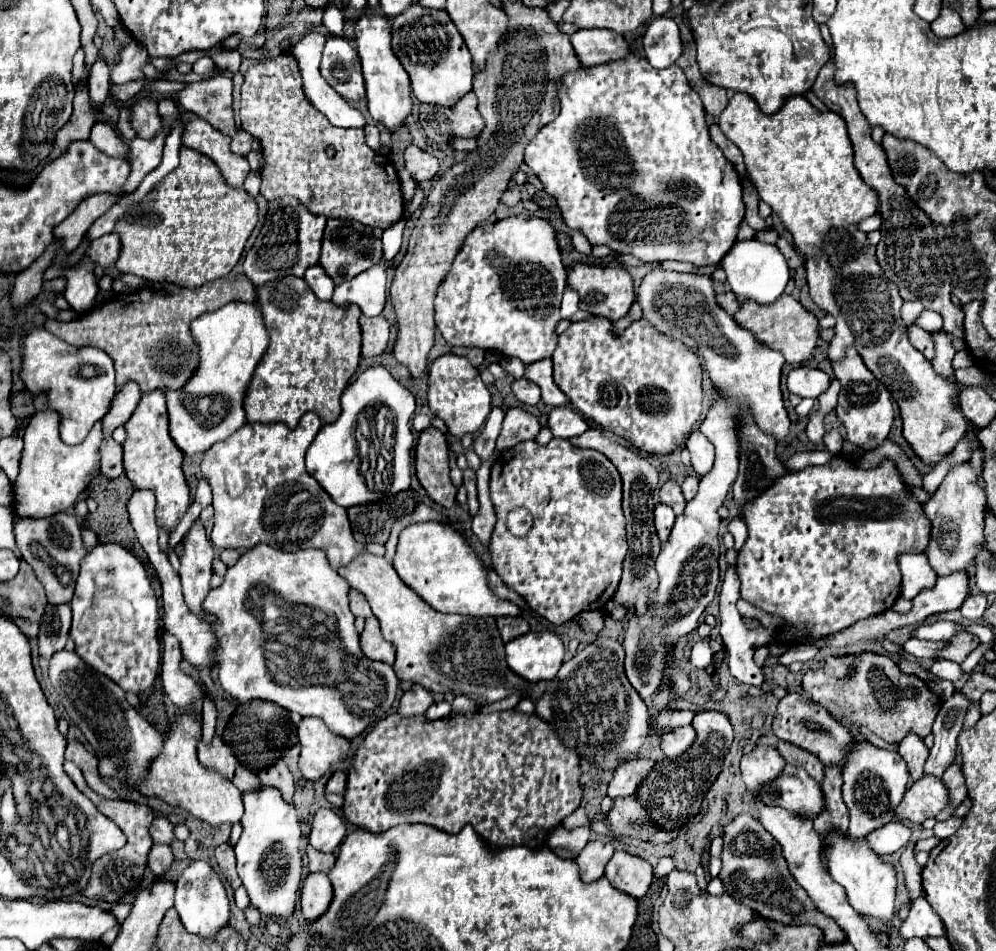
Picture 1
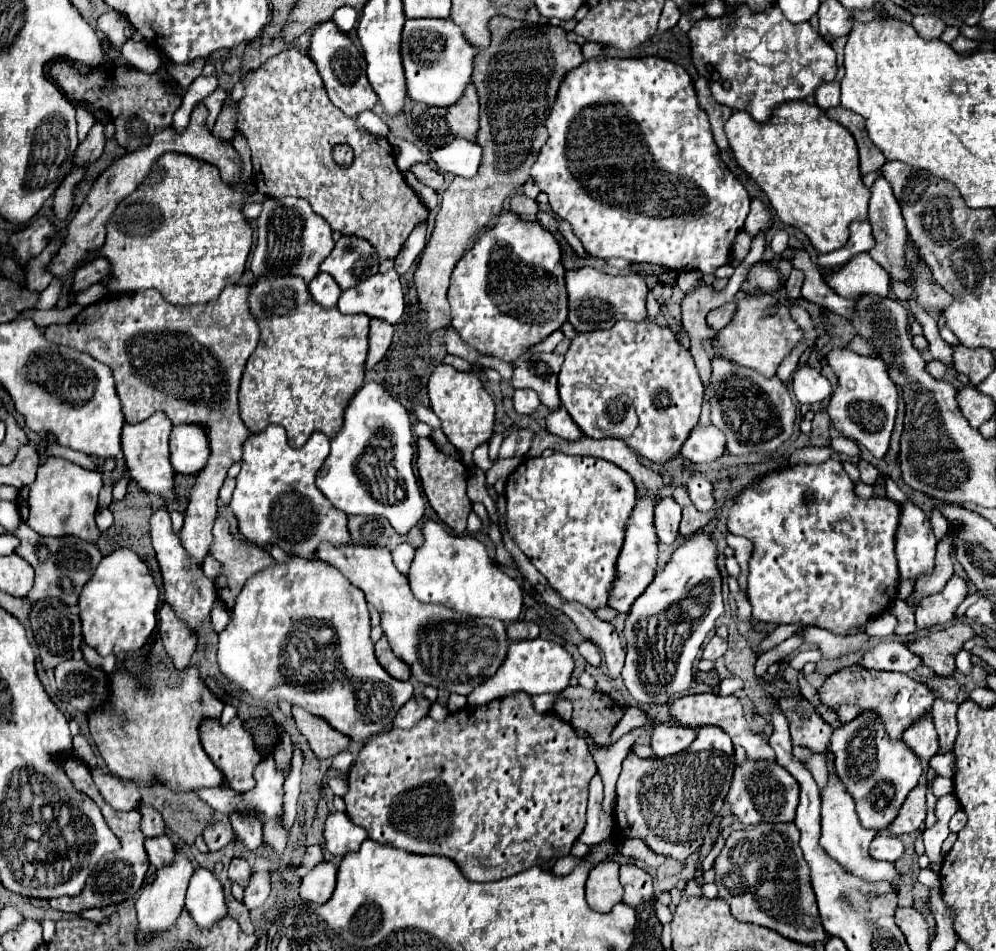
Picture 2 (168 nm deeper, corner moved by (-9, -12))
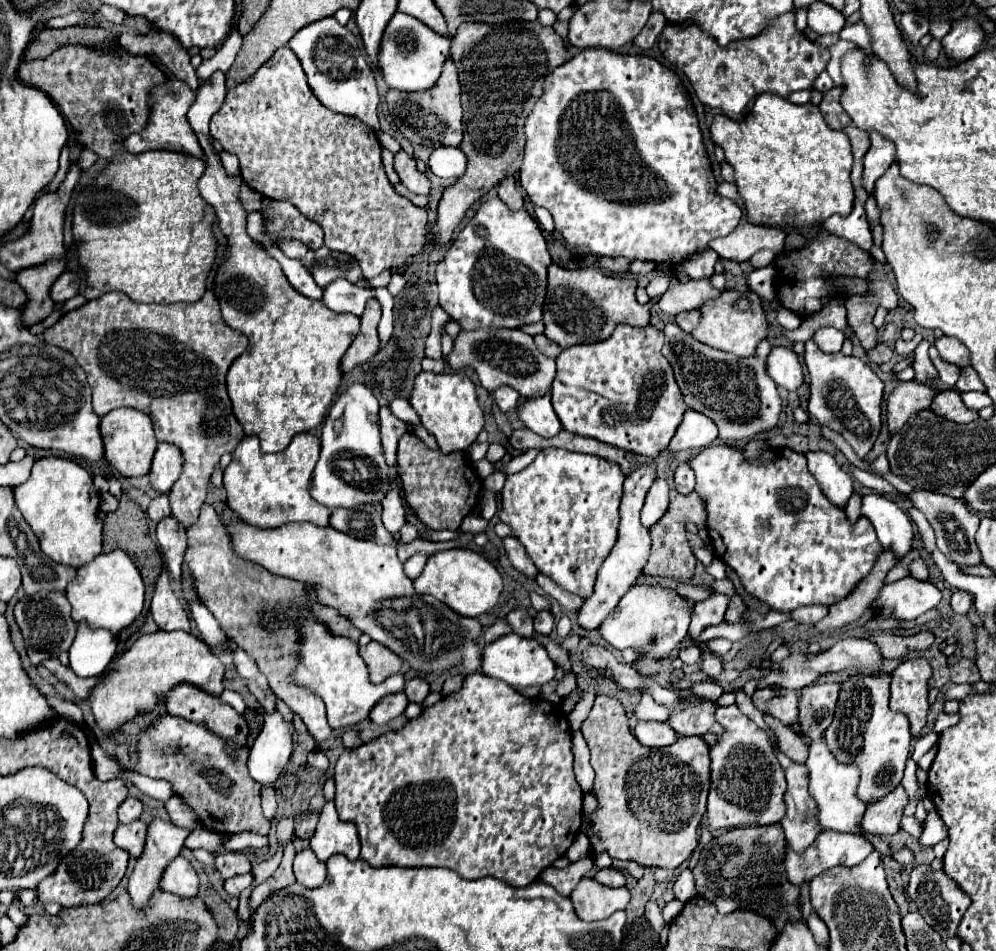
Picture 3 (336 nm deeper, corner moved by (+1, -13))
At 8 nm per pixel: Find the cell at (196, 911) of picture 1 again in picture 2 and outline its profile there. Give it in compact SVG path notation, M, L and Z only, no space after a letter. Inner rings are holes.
M194 870L186 894L186 910L200 928L212 928L218 924L218 920L228 916L224 888L210 870Z

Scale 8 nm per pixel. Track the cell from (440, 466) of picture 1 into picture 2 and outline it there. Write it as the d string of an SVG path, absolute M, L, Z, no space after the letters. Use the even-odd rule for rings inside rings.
M418 438L418 472L420 472L420 482L424 488L424 494L428 496L430 506L438 514L438 518L448 524L454 532L462 534L466 530L466 518L468 518L468 532L478 532L482 528L482 520L476 516L476 512L470 514L472 502L466 496L466 466L446 454L442 454L432 438Z

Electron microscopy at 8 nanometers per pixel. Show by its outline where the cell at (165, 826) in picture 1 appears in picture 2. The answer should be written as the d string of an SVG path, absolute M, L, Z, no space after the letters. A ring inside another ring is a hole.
M142 804L138 810L142 814L142 832L144 832L144 836L158 838L158 836L166 834L166 824L164 824L164 820L162 820L162 816L156 808Z

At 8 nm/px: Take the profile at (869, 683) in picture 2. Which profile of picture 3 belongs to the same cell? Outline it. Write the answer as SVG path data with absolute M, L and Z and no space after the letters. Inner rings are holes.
M814 683L800 691L800 703L798 703L798 725L800 733L818 739L832 723L836 699L840 693L838 683Z

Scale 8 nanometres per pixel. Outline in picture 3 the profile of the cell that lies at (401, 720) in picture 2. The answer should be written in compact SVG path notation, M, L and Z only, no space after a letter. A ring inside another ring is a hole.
M402 691L396 695L386 695L384 699L380 699L380 703L376 703L376 709L372 709L372 715L368 715L368 717L372 719L372 723L384 725L384 723L396 719L398 715L402 715L406 705L408 705L408 699Z

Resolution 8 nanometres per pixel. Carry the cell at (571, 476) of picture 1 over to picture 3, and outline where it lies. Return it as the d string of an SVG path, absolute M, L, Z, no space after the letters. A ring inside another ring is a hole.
M544 449L524 471L506 479L500 519L512 527L540 573L588 599L600 565L616 545L622 481L618 463L596 455Z

